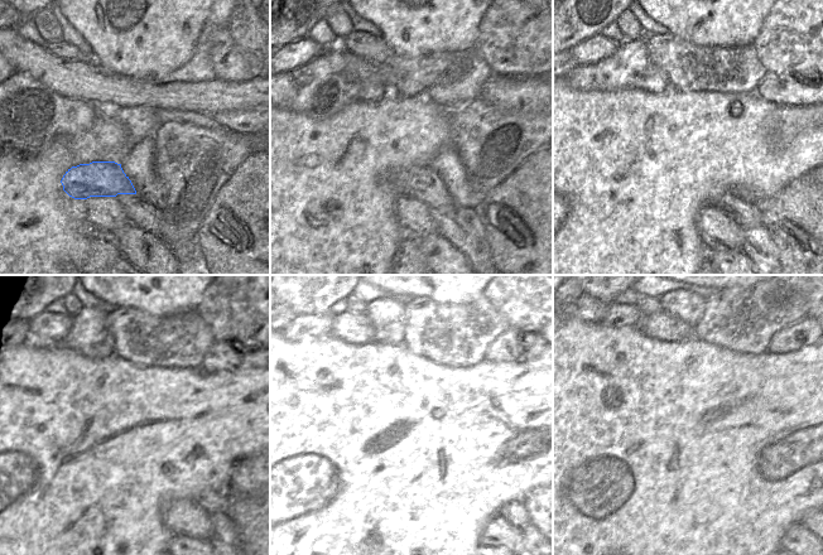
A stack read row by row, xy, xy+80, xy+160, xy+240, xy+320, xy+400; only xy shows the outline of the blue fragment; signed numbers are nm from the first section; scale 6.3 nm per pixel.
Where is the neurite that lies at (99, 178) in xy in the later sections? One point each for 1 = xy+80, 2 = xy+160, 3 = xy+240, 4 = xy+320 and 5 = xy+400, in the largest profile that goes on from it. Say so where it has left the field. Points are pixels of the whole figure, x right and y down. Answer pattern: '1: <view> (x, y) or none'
1: xy+80 (422, 183)
2: xy+160 (747, 213)
3: xy+240 (213, 502)
4: xy+320 (514, 512)
5: xy+400 (809, 521)

